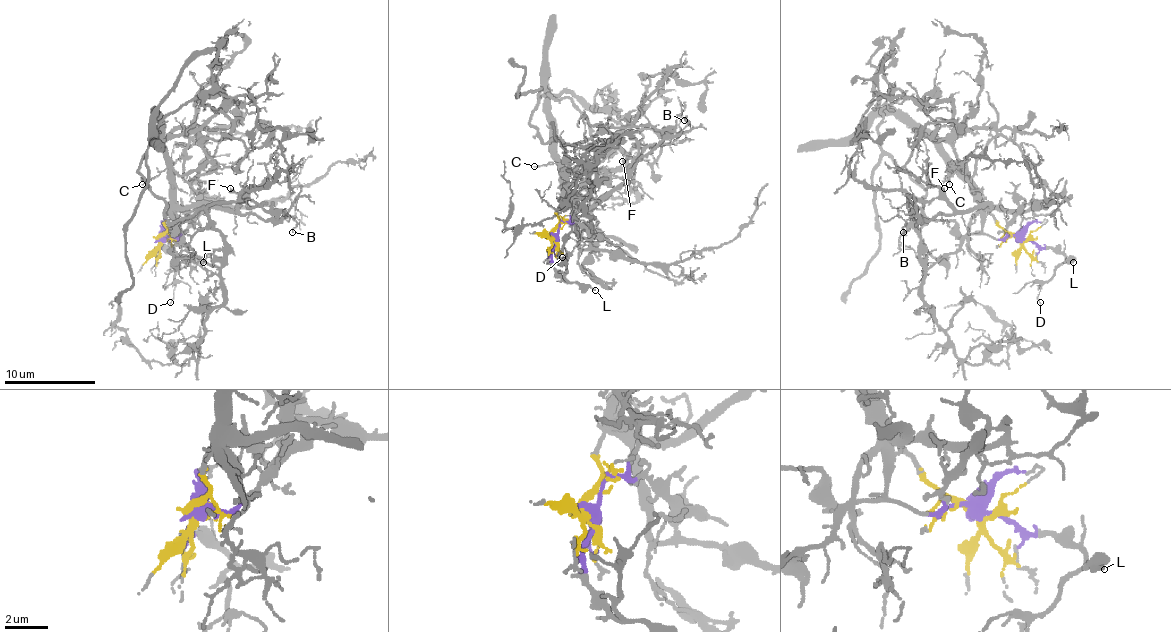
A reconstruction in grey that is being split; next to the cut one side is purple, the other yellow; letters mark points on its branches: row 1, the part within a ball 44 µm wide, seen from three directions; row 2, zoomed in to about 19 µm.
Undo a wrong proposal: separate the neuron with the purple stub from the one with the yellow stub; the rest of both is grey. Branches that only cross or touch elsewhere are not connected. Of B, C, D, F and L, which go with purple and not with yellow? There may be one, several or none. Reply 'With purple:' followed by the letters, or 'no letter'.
With purple: D, L

